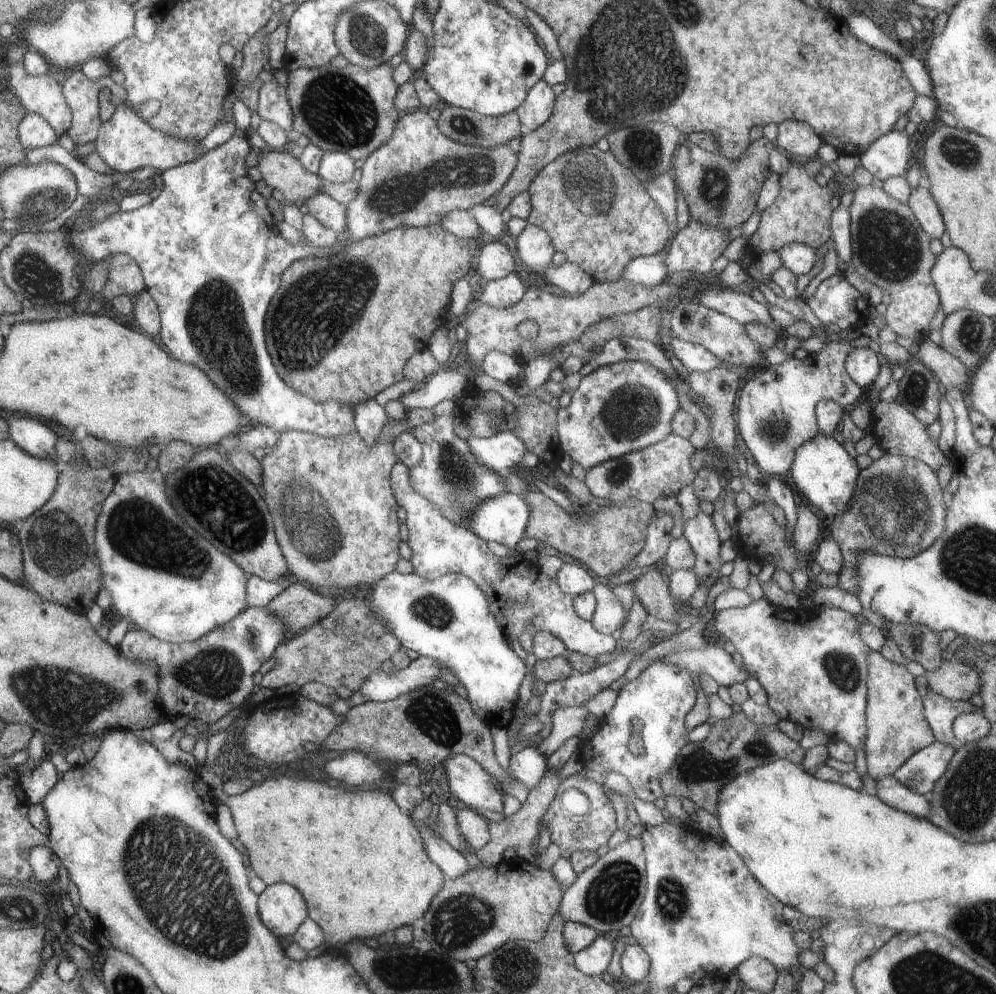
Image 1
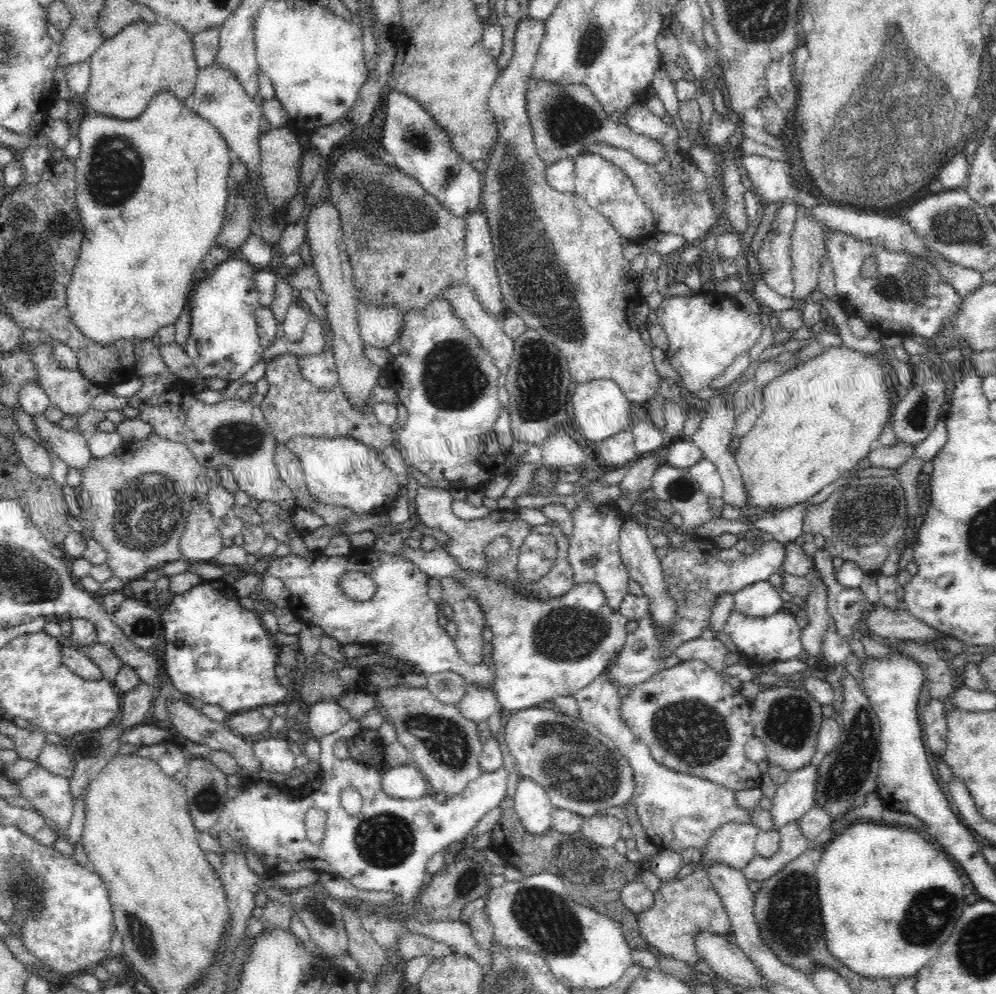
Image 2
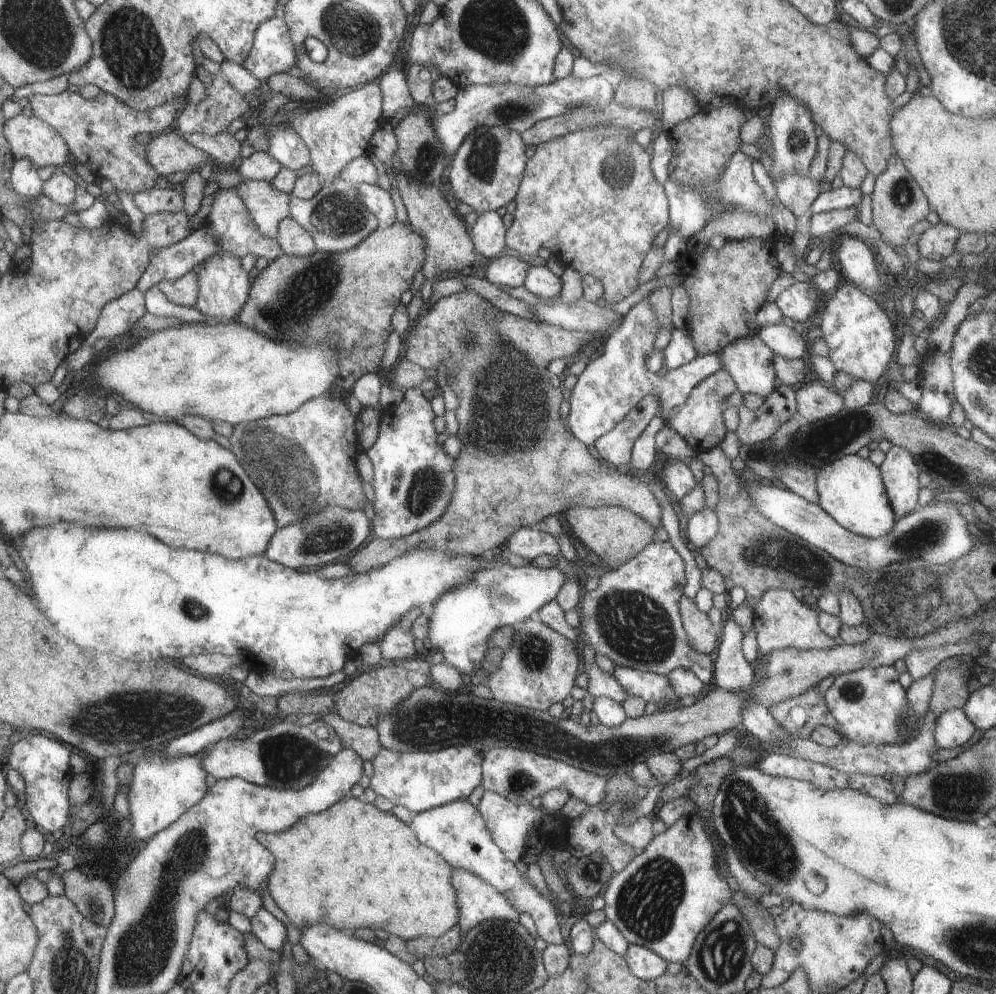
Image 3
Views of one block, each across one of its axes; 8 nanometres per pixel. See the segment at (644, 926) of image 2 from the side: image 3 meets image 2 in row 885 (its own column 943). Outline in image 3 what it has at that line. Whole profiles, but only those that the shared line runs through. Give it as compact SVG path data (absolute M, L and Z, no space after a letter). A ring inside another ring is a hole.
M955 657L944 660L936 668L929 709L937 718L946 710L962 709L966 705L971 694L967 683L972 676L966 676L966 670L976 664L976 659L968 664L962 664L958 662L958 657Z

